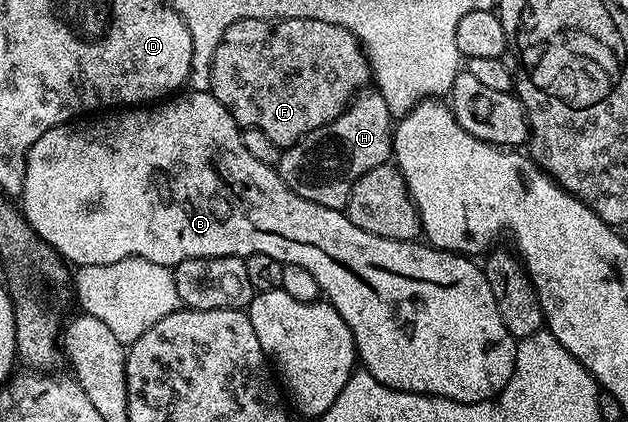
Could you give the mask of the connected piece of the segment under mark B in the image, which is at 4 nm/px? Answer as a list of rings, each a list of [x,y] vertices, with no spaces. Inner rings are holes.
[[[188,89],[160,101],[154,108],[119,108],[114,112],[103,112],[98,116],[87,116],[82,120],[72,120],[49,128],[49,132],[45,132],[45,136],[41,136],[41,140],[37,140],[37,144],[33,144],[33,148],[29,148],[27,153],[21,209],[24,215],[29,216],[33,229],[57,253],[62,254],[64,262],[75,268],[89,264],[117,264],[117,260],[126,258],[144,258],[153,260],[153,264],[173,268],[181,264],[181,260],[245,259],[251,254],[273,256],[273,260],[278,262],[300,265],[308,269],[310,275],[317,280],[322,297],[330,302],[333,308],[337,308],[341,320],[345,320],[349,332],[353,332],[355,353],[362,369],[368,370],[381,384],[394,390],[404,390],[410,394],[434,394],[436,398],[448,398],[454,402],[487,402],[490,398],[496,398],[505,388],[505,384],[509,384],[509,376],[513,376],[517,340],[505,328],[501,312],[497,312],[497,300],[493,300],[493,288],[489,288],[489,280],[482,265],[474,266],[470,257],[457,254],[453,250],[437,250],[419,240],[402,242],[373,236],[373,232],[357,228],[357,224],[353,224],[343,210],[330,210],[297,196],[281,180],[276,167],[261,164],[261,160],[250,155],[243,143],[241,127],[209,92]]]

